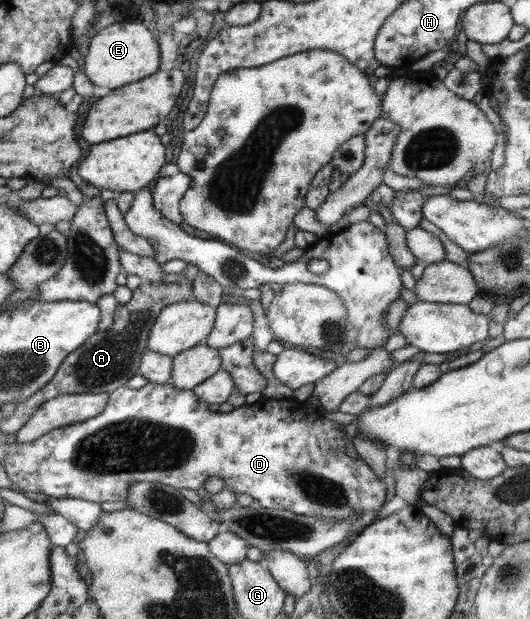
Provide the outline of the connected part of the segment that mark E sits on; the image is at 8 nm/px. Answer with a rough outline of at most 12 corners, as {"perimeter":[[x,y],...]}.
{"perimeter":[[135,22],[91,37],[81,69],[112,91],[157,73],[157,40]]}

